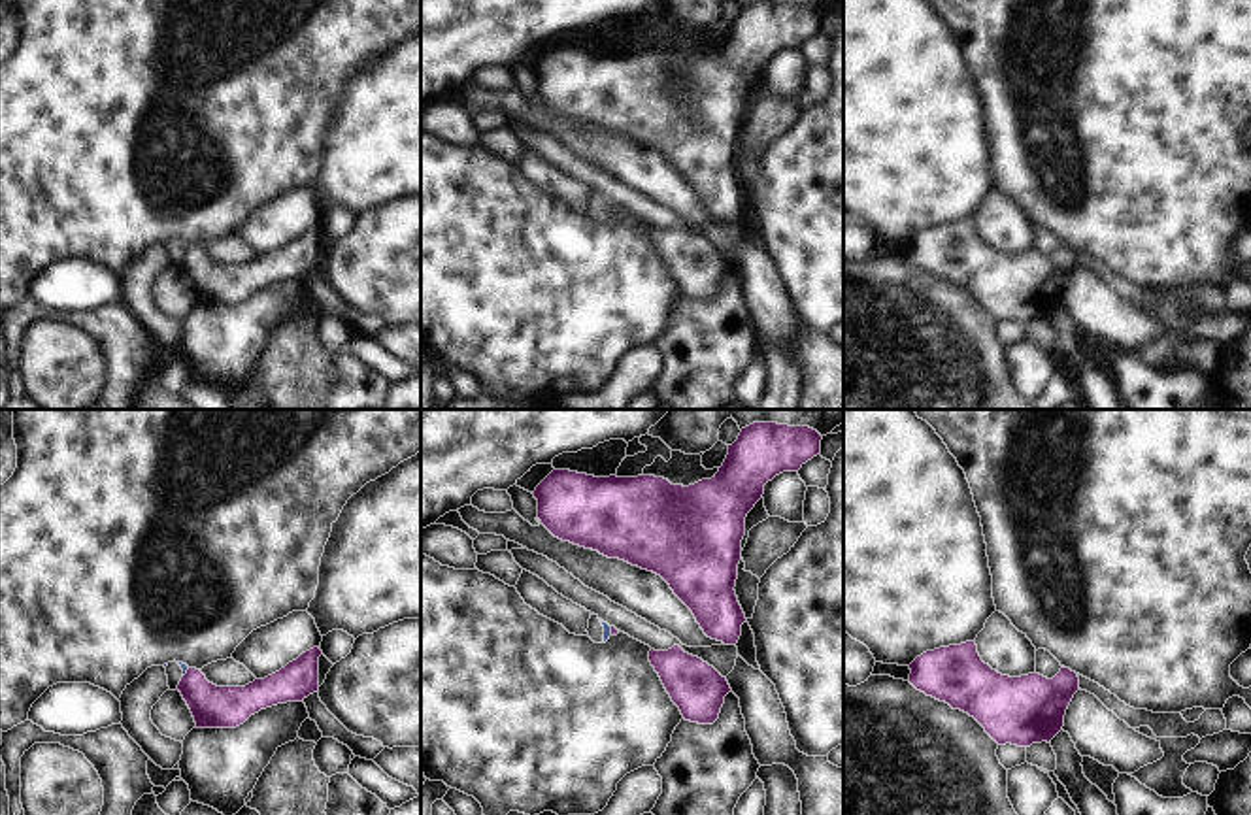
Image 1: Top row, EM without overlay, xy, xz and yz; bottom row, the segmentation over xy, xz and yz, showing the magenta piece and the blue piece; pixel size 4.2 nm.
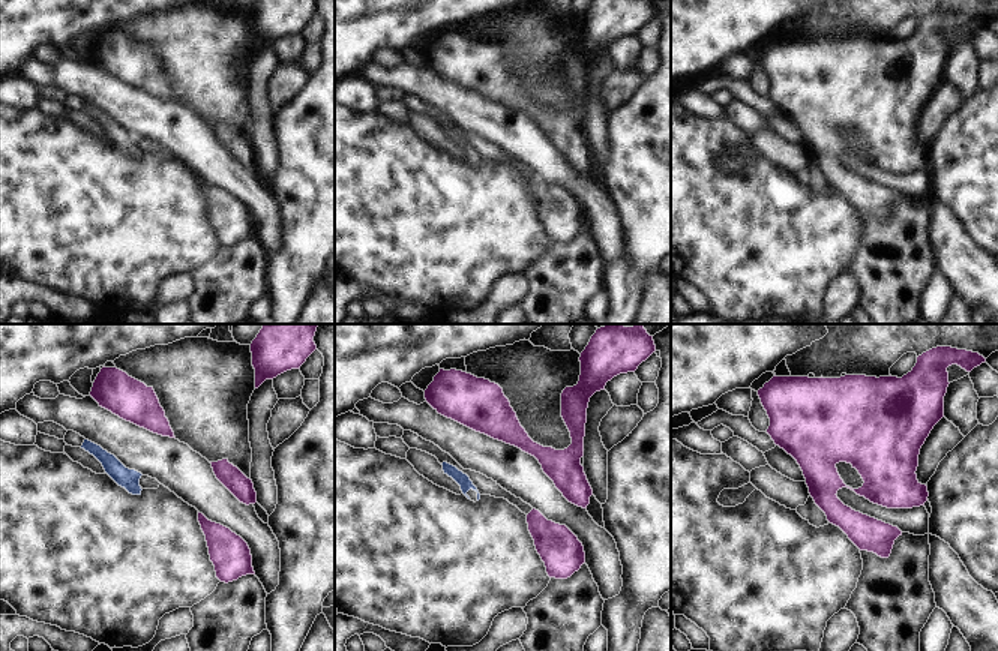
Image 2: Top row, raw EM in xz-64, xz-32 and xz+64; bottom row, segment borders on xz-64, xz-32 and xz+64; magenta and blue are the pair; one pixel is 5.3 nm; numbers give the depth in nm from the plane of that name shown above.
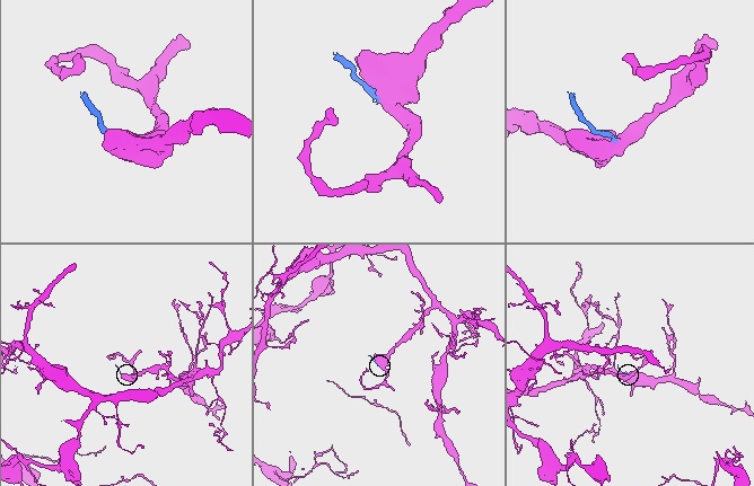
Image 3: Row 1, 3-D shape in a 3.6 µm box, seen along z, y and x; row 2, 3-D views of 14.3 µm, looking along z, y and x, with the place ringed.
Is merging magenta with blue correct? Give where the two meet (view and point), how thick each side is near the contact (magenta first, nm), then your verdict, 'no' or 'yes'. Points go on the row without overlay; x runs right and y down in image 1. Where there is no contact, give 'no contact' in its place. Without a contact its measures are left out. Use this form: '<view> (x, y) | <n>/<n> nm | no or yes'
xz (612, 208) | 30/30 nm | no

